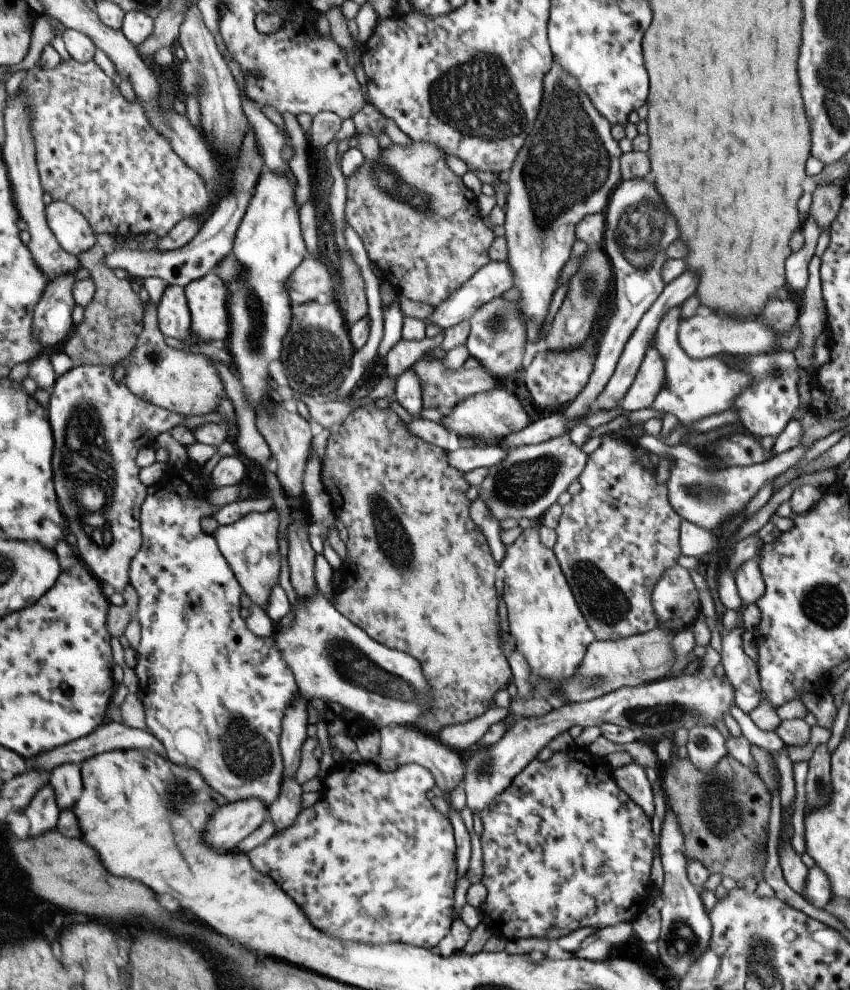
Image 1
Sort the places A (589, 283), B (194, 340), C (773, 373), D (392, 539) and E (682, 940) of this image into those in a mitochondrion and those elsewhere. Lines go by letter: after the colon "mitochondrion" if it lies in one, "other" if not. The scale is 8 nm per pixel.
A: mitochondrion
B: other
C: mitochondrion
D: mitochondrion
E: mitochondrion

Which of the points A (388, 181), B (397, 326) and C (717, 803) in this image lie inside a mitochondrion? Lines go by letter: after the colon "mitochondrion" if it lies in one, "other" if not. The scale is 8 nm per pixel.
A: mitochondrion
B: other
C: mitochondrion

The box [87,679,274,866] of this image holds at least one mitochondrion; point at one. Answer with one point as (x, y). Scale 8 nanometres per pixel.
(180, 800)

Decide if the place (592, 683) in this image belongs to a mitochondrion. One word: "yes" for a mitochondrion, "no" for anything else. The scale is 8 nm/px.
yes

